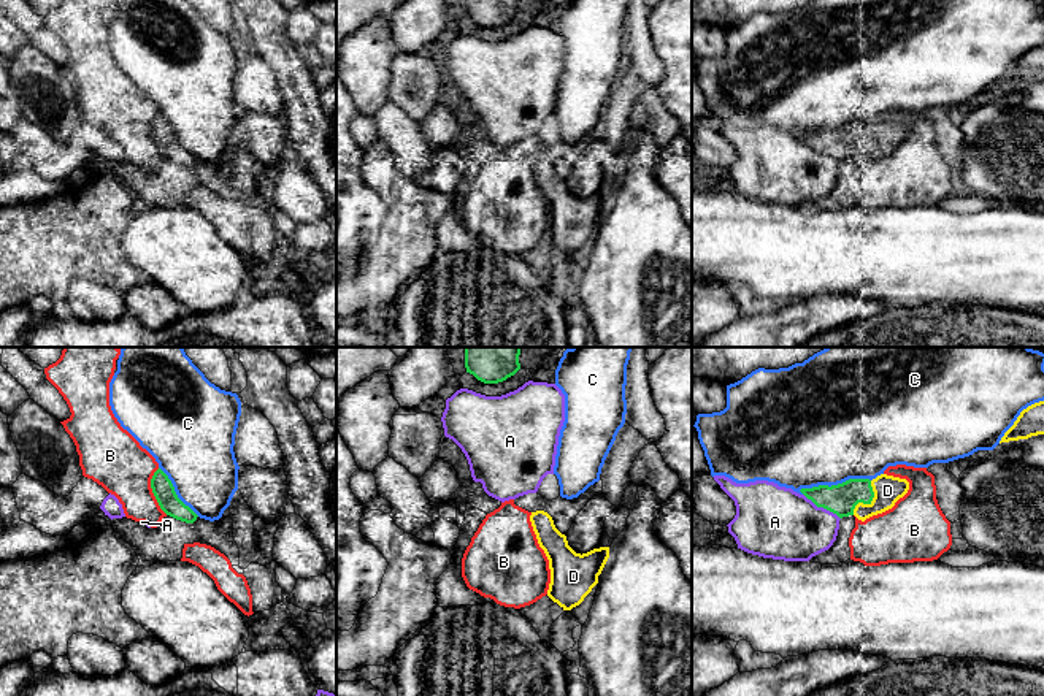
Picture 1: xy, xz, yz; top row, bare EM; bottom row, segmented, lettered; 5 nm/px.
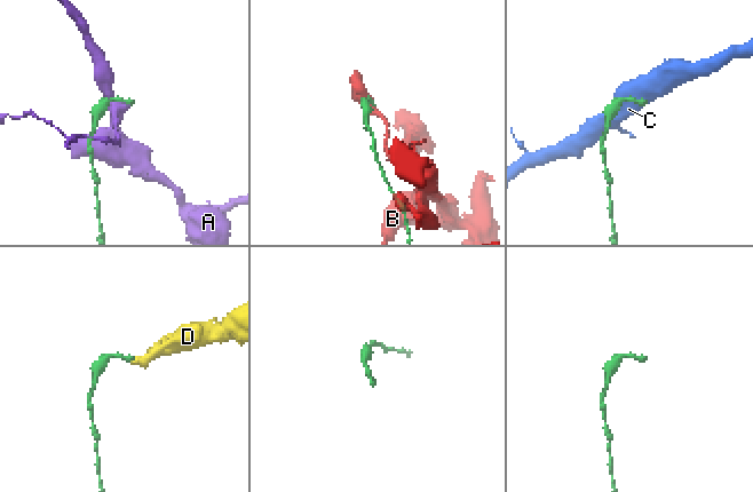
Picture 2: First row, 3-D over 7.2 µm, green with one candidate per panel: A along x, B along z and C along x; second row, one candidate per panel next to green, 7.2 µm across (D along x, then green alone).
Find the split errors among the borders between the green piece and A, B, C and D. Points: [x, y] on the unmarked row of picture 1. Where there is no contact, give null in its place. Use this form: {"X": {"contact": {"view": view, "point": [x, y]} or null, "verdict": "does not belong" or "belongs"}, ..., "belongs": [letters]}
{"A": {"contact": {"view": "yz", "point": [822, 151]}, "verdict": "does not belong"}, "B": {"contact": {"view": "xy", "point": [153, 137]}, "verdict": "does not belong"}, "C": {"contact": {"view": "yz", "point": [833, 130]}, "verdict": "does not belong"}, "D": {"contact": {"view": "yz", "point": [868, 148]}, "verdict": "belongs"}, "belongs": ["D"]}

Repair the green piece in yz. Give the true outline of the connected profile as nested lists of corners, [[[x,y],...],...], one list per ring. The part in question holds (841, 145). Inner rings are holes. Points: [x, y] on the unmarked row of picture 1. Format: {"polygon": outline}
{"polygon": [[[881,119],[876,124],[849,124],[838,130],[819,130],[800,136],[817,152],[839,163],[855,160],[858,165],[882,159],[895,151],[909,135],[906,124]]]}

